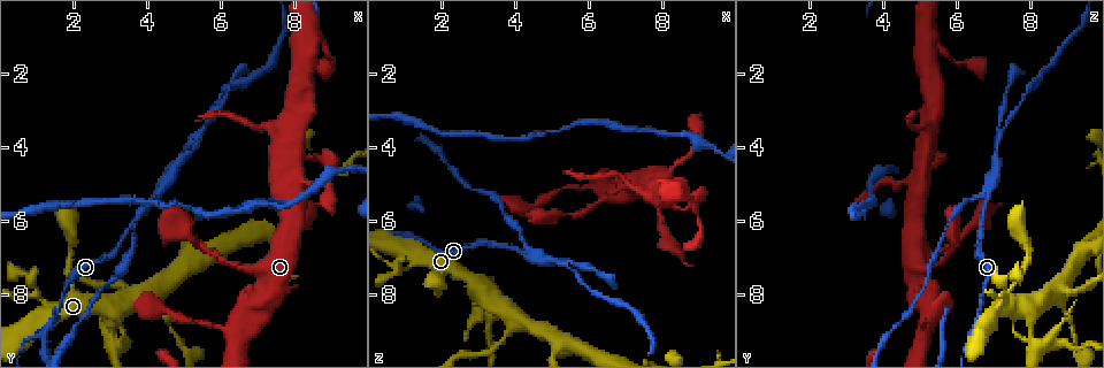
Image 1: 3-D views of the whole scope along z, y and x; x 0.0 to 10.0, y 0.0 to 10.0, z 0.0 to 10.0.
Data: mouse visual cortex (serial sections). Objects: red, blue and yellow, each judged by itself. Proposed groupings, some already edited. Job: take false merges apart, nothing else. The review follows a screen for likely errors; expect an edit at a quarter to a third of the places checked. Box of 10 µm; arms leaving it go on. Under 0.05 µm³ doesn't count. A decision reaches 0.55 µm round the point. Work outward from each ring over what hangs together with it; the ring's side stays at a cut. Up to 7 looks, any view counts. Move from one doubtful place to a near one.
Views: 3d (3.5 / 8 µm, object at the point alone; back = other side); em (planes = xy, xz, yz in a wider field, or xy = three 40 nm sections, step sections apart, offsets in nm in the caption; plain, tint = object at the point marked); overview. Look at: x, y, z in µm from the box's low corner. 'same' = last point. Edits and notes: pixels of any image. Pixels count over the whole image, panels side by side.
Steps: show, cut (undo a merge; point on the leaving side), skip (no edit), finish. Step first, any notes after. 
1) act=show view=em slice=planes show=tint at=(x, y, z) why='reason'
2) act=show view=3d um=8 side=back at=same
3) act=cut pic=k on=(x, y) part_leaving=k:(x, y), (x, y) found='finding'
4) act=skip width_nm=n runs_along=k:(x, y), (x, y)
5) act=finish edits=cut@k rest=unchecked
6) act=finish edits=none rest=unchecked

act=show view=3d um=3.5 at=(4.20, 5.40, 6.80) why='a fork'

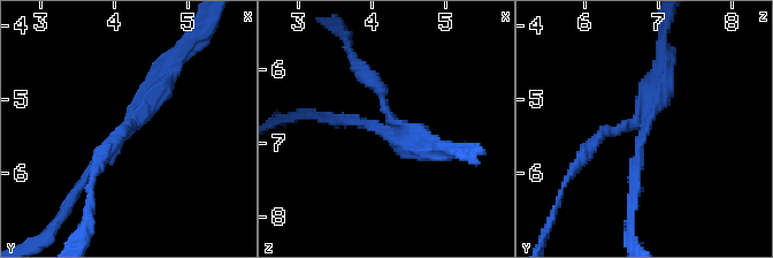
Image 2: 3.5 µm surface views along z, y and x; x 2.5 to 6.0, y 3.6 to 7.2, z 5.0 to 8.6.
act=show view=em slice=planes show=tint at=(4.25, 5.35, 6.80)

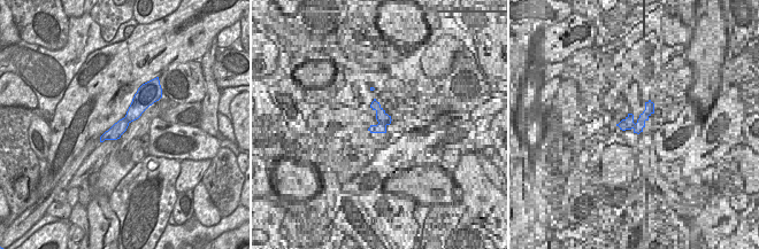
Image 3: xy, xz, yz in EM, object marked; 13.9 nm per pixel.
act=cut pic=2 on=(121, 129) width_nm=200 part_leaving=2:(124, 133), (185, 47) found='a second cell is stuck on'

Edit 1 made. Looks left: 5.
act=show view=overview

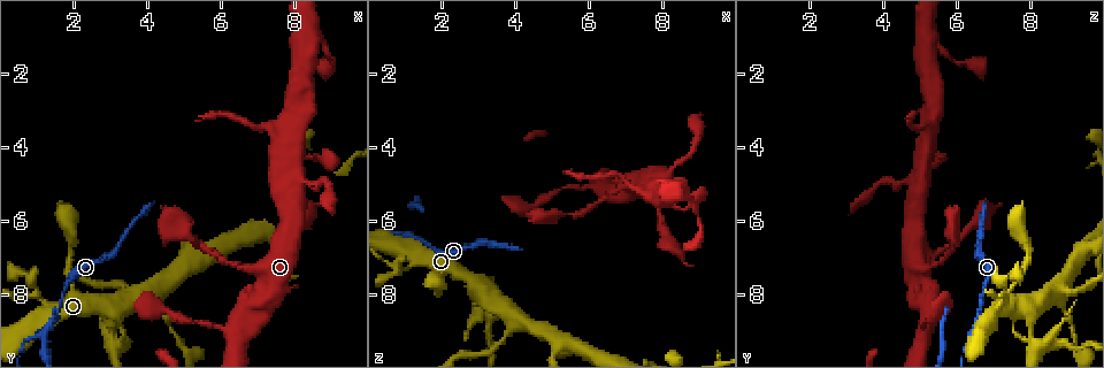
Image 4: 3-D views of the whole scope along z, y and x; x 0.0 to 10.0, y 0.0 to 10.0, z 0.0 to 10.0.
act=show view=3d um=3.5 at=(8.10, 5.05, 4.95) why='side arm on a straight run'

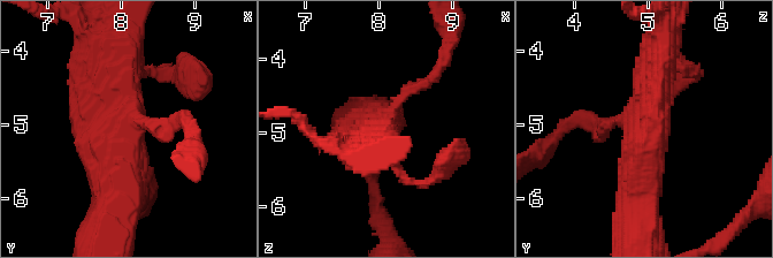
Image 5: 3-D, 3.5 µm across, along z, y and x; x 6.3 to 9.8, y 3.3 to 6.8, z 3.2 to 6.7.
act=show view=em slice=xy step=2 show=tint at=(8.05, 5.15, 4.90) arms=3 arm_widths_nm=150,450,600 why='now the EM'

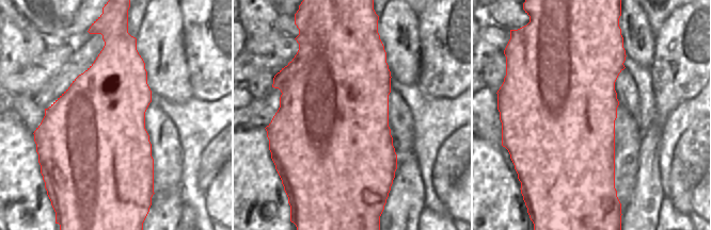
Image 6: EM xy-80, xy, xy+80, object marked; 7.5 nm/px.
act=skip runs_along=5:(637, 228), (655, 76) found='continuous, no second cell'

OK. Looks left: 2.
act=show view=3d um=3.5 at=(4.30, 8.25, 8.90) why='looks like a crossing'

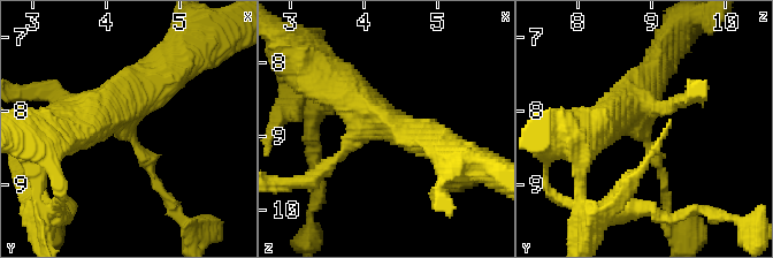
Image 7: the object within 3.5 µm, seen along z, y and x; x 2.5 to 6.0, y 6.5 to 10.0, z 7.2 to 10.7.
act=show view=em slice=planes show=tint at=(4.30, 8.15, 8.90) arms=4 arm_widths_nm=150,150,450,500

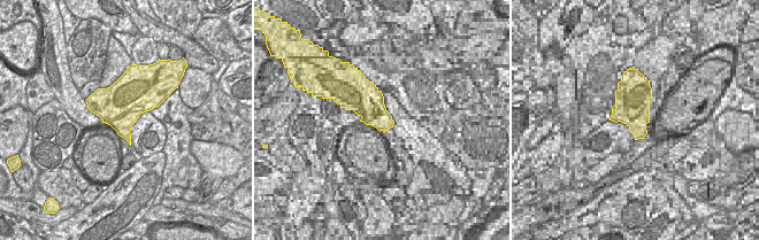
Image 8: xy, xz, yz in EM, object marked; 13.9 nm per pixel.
act=skip found='continuous, no second cell'

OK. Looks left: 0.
act=finish edits=cut@2 rest=unchecked

